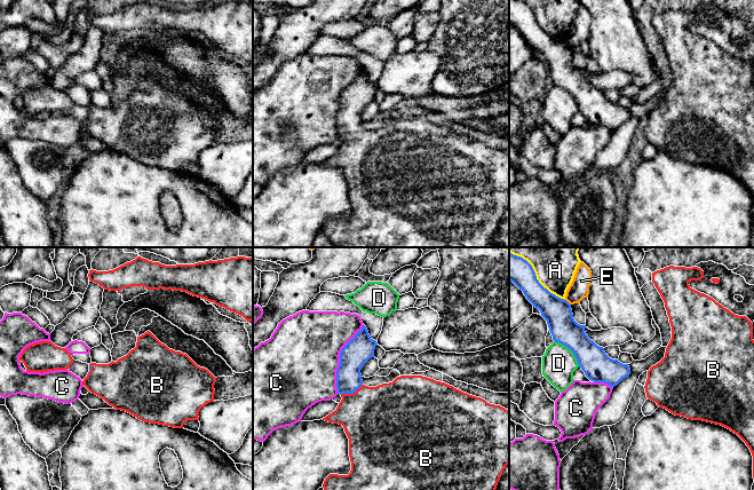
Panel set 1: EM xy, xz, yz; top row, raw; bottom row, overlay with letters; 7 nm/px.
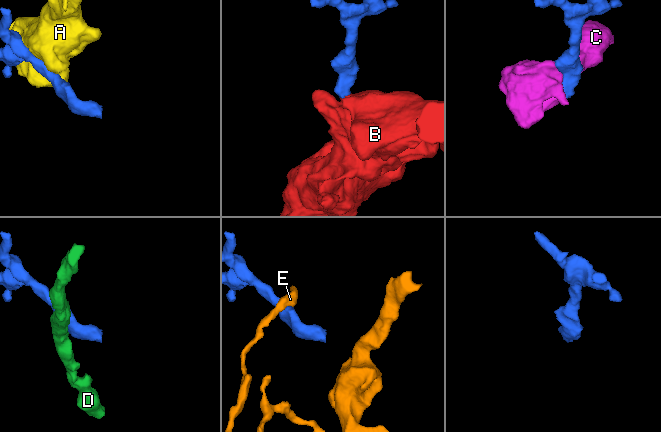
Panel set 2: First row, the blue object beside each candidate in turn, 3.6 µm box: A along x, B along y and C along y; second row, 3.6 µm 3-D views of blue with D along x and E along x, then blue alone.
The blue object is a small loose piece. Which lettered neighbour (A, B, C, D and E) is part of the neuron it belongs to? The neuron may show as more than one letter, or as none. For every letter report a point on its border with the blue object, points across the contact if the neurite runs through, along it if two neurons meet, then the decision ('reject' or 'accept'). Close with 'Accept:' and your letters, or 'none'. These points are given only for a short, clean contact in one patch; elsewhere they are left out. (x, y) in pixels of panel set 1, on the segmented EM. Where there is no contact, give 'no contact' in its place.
A: contact yz (536, 276); reject
B: contact xz (351, 393); way xz (352, 357), (351, 393), (375, 419); accept
C: contact xz (340, 360); reject
D: contact yz (570, 349); reject
E: contact yz (568, 302); border yz (565, 299), (570, 305); reject
Accept: B

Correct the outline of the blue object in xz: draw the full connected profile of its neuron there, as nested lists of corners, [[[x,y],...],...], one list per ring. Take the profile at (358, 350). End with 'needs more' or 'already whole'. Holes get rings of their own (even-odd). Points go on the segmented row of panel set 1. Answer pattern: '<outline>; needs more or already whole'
[[[364,325],[340,353],[336,389],[342,400],[336,410],[323,418],[323,420],[343,426],[349,438],[351,471],[348,475],[330,474],[323,483],[324,490],[495,490],[505,467],[509,464],[509,411],[500,405],[490,404],[481,397],[463,393],[445,382],[422,376],[400,376],[389,384],[376,387],[365,386],[360,370],[370,358],[374,357],[376,343]]]; needs more

